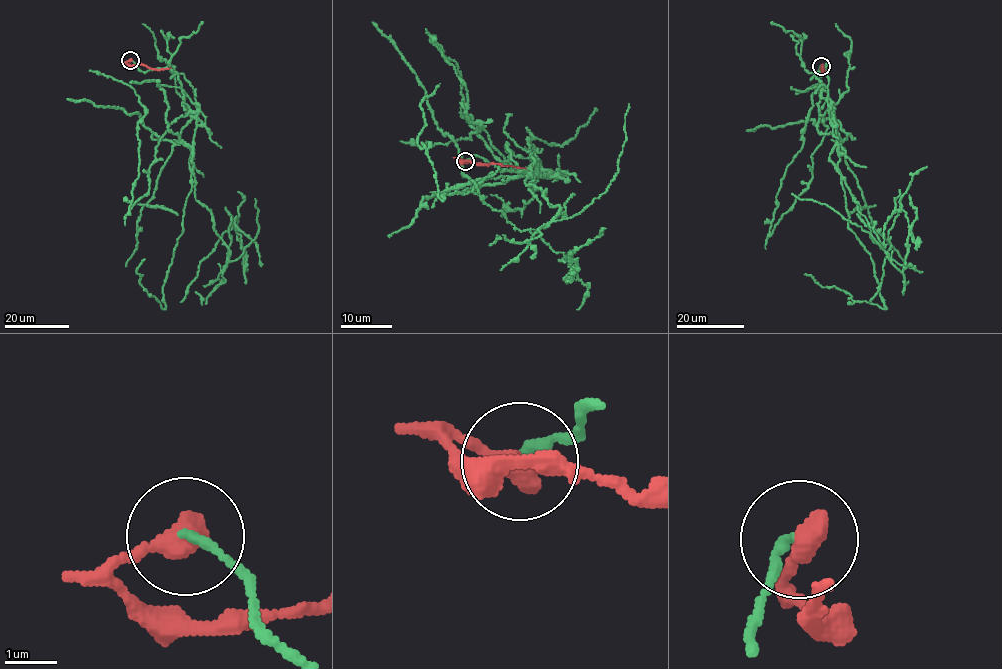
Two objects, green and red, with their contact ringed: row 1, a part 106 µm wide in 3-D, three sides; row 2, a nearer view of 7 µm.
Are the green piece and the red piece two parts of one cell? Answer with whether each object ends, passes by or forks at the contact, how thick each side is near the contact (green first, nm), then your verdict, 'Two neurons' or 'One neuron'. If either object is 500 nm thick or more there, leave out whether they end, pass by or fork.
Thickness 180 nm (green) against 500 nm. Two neurons

